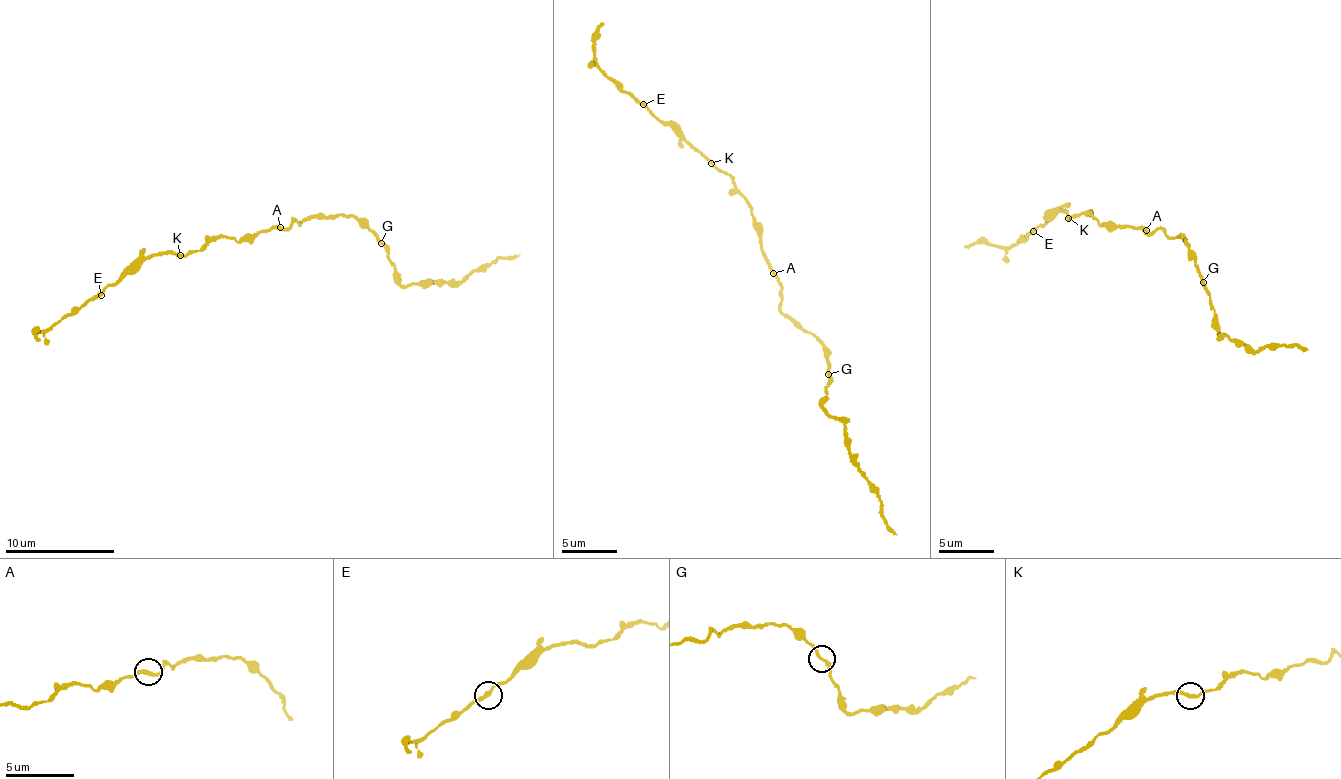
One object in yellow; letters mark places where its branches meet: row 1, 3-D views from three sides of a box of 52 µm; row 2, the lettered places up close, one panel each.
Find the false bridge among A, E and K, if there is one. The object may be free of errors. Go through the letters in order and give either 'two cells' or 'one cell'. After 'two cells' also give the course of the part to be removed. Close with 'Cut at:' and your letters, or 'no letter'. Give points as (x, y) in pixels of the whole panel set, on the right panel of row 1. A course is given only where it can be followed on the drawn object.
A: one cell
E: one cell
K: one cell
Cut at: no letter

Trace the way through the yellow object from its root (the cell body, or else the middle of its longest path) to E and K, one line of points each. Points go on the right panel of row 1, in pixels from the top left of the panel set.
E: (1146, 233), (1130, 225), (1100, 223), (1085, 211), (1071, 218), (1056, 209), (1033, 231)
K: (1146, 233), (1142, 228), (1130, 225), (1100, 223), (1085, 211), (1069, 217)

